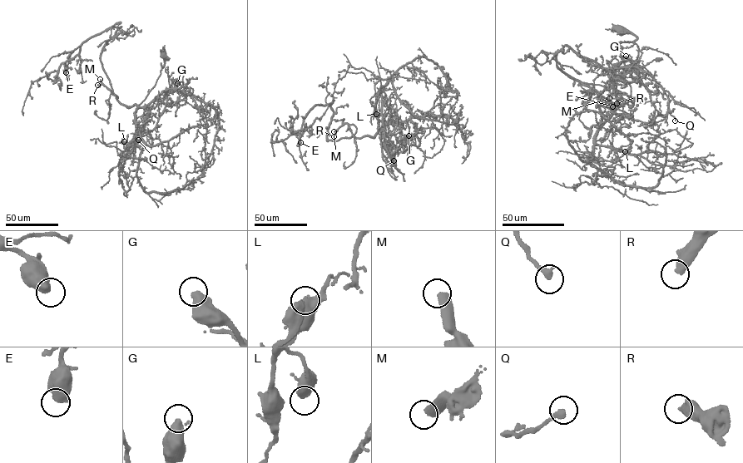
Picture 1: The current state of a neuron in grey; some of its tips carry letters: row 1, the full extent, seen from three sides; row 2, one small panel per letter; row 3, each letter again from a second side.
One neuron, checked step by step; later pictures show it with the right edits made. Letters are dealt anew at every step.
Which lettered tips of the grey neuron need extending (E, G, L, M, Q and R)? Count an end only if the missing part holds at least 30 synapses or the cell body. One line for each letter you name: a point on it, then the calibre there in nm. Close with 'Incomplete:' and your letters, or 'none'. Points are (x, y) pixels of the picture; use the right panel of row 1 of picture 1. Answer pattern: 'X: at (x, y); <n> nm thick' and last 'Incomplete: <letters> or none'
M: at (609, 98); 500 nm thick
R: at (616, 103); 500 nm thick
Incomplete: M, R

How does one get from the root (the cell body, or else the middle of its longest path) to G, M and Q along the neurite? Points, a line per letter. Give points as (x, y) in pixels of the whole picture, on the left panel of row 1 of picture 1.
G: (163, 54), (164, 66), (161, 63), (156, 84), (138, 105), (148, 105), (163, 92), (175, 90), (177, 83)
M: (163, 54), (164, 66), (161, 63), (156, 84), (137, 105), (121, 103), (100, 79)
Q: (163, 54), (156, 84), (138, 105), (148, 105), (165, 91), (165, 107), (156, 125), (139, 131), (138, 140)

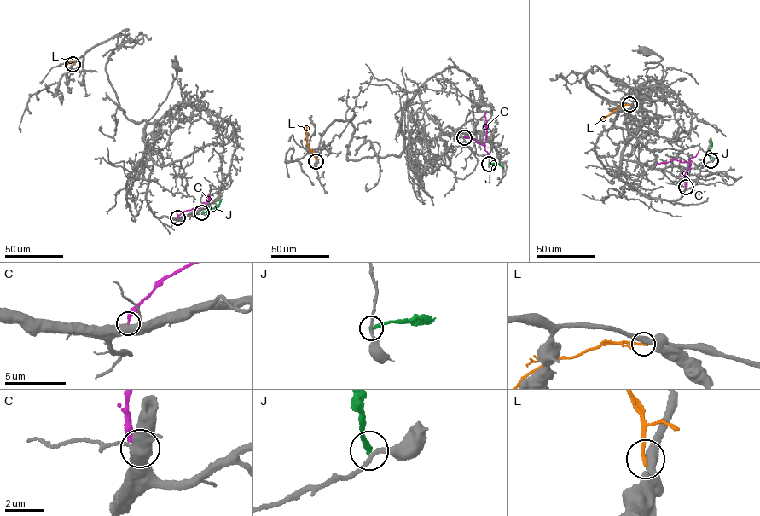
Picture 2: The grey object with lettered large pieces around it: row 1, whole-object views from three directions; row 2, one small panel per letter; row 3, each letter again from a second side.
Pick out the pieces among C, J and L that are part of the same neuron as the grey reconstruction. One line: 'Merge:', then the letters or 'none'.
Merge: none

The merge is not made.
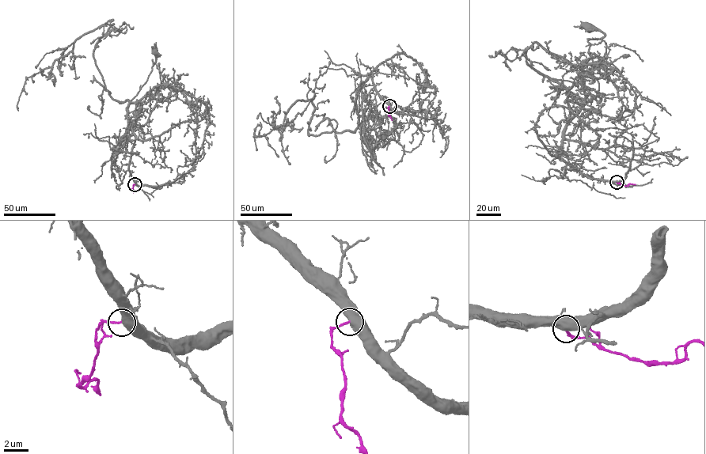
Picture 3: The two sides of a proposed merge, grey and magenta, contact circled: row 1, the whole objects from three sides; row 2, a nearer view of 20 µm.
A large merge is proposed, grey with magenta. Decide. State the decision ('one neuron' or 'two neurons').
one neuron

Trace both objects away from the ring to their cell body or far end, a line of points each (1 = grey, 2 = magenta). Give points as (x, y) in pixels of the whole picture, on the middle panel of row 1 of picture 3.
1: (389, 106), (377, 92), (370, 73), (354, 102), (358, 126), (369, 133), (371, 150), (366, 141)
2: (389, 106), (392, 120)

